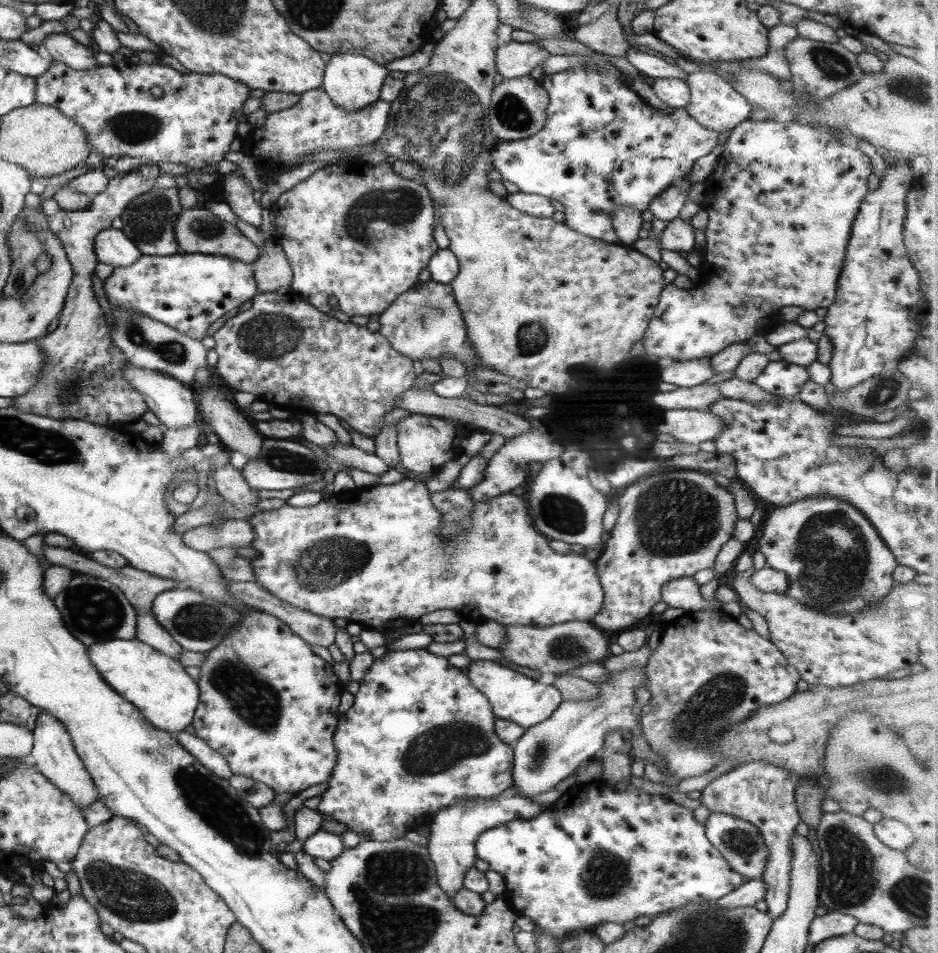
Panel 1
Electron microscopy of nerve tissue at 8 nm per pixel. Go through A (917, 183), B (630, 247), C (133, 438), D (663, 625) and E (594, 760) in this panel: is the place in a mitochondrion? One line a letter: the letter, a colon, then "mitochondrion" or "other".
A: other
B: other
C: other
D: other
E: other

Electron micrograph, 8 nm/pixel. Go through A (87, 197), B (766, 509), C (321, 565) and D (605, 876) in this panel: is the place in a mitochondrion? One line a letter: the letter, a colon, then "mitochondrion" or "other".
A: other
B: other
C: mitochondrion
D: mitochondrion

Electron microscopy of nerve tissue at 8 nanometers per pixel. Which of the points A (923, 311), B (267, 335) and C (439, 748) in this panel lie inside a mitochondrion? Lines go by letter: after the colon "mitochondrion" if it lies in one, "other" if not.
A: other
B: mitochondrion
C: mitochondrion

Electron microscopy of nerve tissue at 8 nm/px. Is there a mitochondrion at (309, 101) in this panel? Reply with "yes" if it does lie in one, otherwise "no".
no

